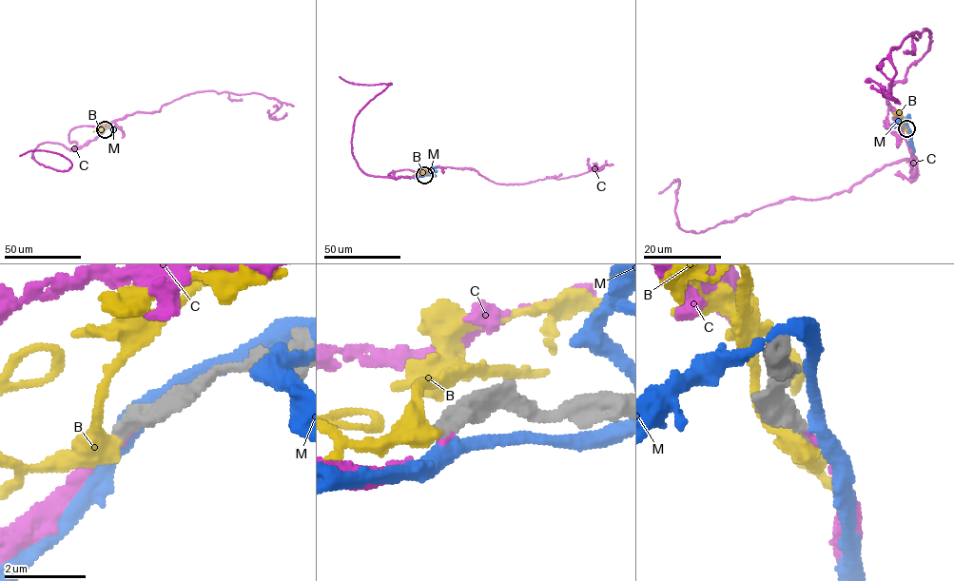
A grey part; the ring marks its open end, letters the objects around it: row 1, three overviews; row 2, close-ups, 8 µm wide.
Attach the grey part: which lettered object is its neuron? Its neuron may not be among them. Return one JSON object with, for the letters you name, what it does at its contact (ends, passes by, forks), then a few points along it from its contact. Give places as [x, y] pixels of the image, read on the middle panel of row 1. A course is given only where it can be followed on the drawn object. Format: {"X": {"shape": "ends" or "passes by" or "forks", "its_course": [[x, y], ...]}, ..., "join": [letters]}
{"C": {"shape": "ends", "its_course": [[423, 175], [388, 175], [452, 167], [520, 183], [599, 170], [589, 168], [598, 170], [606, 161]]}, "join": ["C"]}

